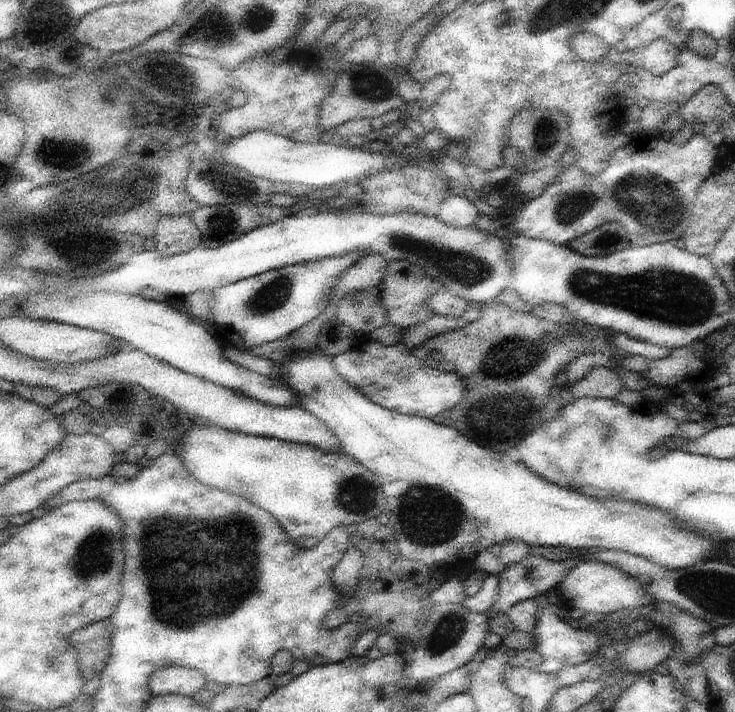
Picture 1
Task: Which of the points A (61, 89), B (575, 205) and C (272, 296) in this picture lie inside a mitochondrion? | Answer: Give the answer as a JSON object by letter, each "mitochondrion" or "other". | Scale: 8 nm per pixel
{"A":"other","B":"mitochondrion","C":"mitochondrion"}

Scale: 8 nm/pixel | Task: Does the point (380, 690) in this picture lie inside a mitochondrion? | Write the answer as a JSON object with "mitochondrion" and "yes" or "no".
{"mitochondrion":"yes"}

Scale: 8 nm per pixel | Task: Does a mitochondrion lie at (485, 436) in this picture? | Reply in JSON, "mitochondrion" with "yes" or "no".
{"mitochondrion":"no"}

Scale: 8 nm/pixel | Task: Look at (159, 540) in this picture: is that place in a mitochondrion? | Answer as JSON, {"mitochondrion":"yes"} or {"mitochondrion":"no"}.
{"mitochondrion":"yes"}

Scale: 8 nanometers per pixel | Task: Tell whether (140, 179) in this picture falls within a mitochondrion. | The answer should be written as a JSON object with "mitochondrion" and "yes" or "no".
{"mitochondrion":"yes"}

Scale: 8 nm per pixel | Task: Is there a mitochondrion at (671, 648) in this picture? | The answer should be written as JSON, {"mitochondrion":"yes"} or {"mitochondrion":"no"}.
{"mitochondrion":"no"}

